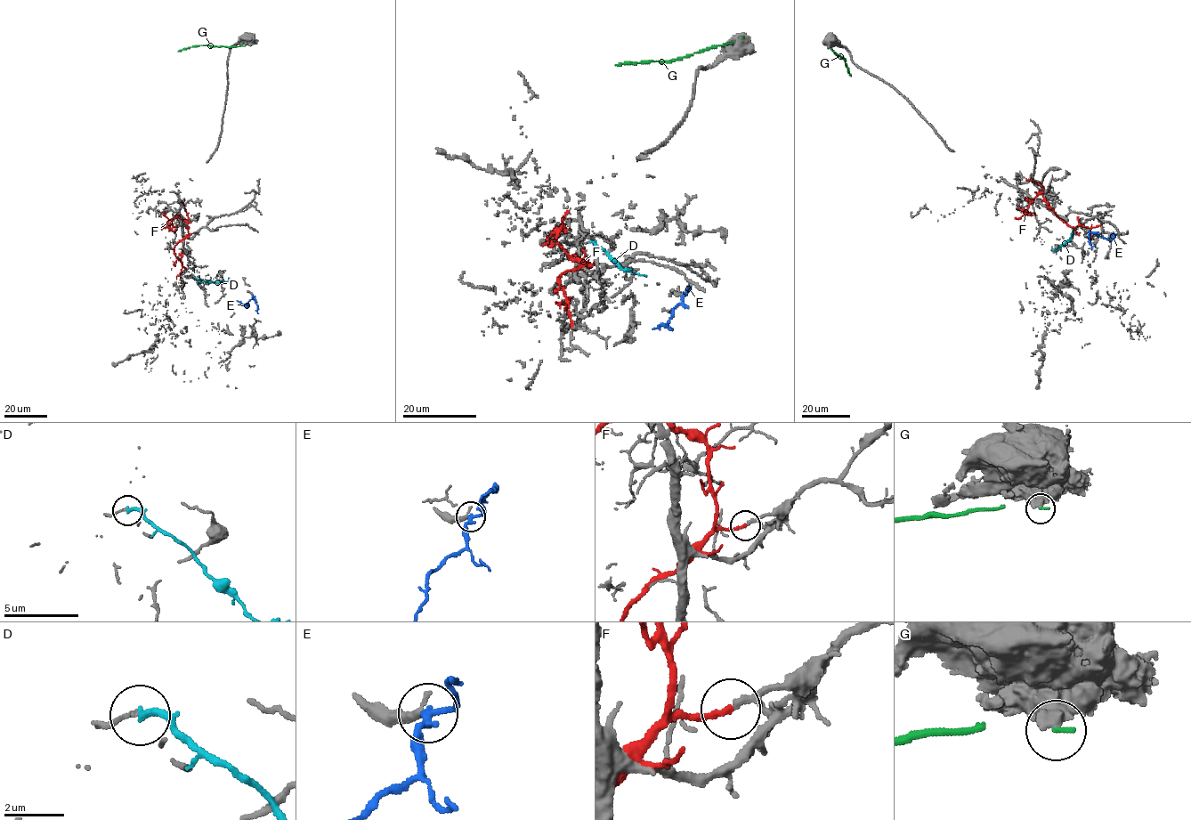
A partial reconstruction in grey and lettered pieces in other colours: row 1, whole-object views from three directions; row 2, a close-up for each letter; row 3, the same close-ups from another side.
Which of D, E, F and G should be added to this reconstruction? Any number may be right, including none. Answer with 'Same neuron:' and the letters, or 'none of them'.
Same neuron: E

